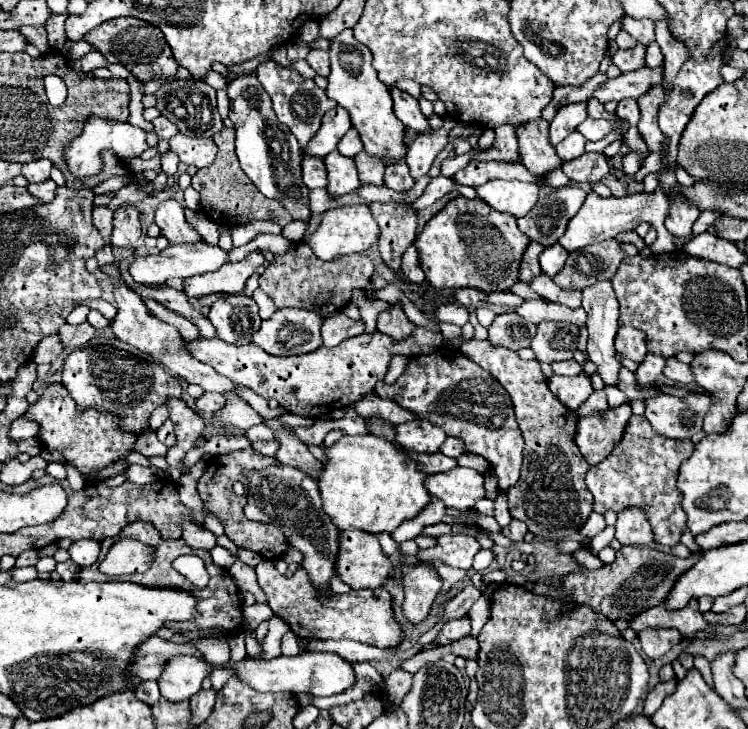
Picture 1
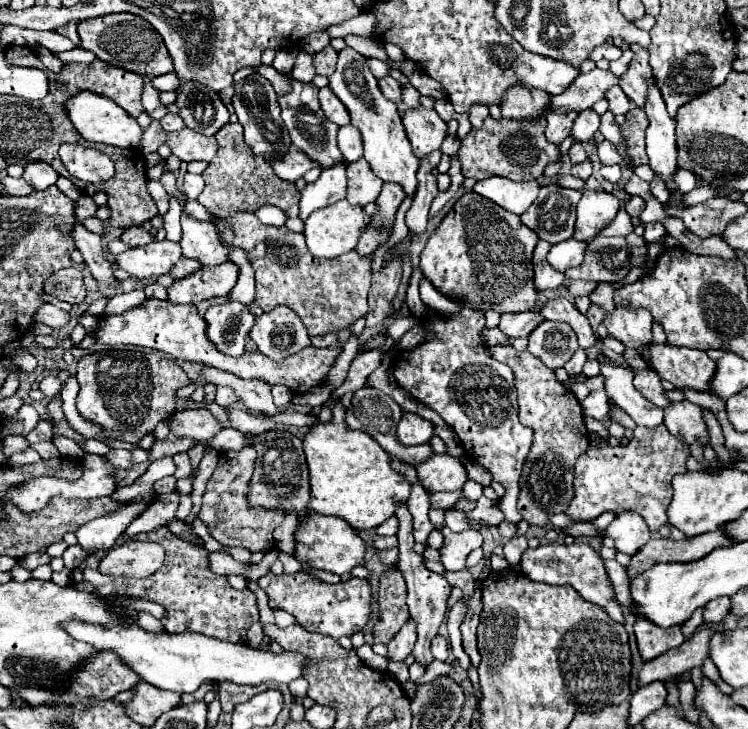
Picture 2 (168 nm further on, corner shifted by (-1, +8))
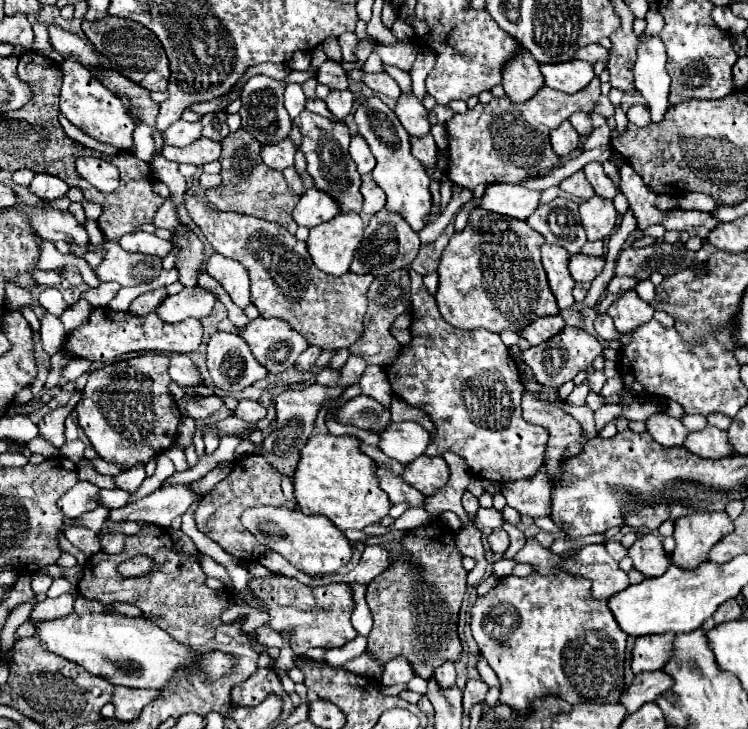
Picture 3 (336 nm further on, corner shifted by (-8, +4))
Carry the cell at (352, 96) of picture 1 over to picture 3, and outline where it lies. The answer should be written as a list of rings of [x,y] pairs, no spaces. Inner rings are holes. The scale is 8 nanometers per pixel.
[[[368,96],[364,102],[356,104],[356,114],[354,114],[358,134],[366,140],[370,146],[370,152],[376,158],[376,168],[372,172],[374,182],[386,192],[386,210],[400,214],[414,232],[420,232],[430,220],[428,216],[432,214],[432,196],[430,196],[430,178],[424,172],[424,166],[410,154],[410,142],[408,142],[408,132],[404,132],[404,126],[400,120],[396,120],[396,114],[376,96]]]

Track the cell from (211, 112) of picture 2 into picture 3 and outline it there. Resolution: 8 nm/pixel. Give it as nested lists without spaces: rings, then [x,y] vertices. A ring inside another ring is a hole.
[[[210,112],[210,114],[206,114],[202,120],[202,126],[204,126],[204,130],[202,130],[202,136],[204,138],[212,138],[212,140],[222,140],[222,138],[226,138],[228,136],[228,126],[226,126],[226,112],[216,112],[216,122],[214,122],[214,114]]]

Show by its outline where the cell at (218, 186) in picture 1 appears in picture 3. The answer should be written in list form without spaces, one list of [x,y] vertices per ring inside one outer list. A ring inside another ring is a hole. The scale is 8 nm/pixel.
[[[244,128],[238,132],[232,132],[222,142],[222,154],[220,154],[220,176],[222,184],[218,188],[206,190],[206,200],[212,210],[220,212],[240,212],[246,216],[256,216],[268,222],[278,222],[282,228],[286,228],[290,234],[296,232],[296,222],[292,220],[292,210],[298,204],[300,196],[288,186],[282,172],[268,168],[260,160],[260,142],[254,140]]]

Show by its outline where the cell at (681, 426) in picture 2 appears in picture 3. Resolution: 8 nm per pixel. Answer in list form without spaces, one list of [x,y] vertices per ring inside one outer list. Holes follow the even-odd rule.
[[[706,426],[706,430],[692,432],[688,436],[688,444],[684,446],[696,456],[708,458],[708,460],[720,460],[730,456],[730,444],[728,444],[726,432],[714,426]]]

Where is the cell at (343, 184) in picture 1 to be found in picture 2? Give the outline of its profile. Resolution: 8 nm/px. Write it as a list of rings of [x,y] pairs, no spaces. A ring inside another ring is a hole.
[[[337,162],[329,168],[325,168],[319,176],[317,182],[307,184],[305,190],[301,192],[301,200],[299,200],[299,218],[305,220],[313,210],[329,206],[341,198],[345,198],[347,192],[347,164],[345,162]]]

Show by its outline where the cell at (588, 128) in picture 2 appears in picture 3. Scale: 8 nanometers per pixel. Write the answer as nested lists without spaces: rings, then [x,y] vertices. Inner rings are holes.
[[[576,112],[576,114],[572,114],[568,120],[570,120],[570,124],[574,126],[574,130],[576,130],[578,134],[588,134],[588,132],[592,132],[590,114],[584,114],[584,112]]]

